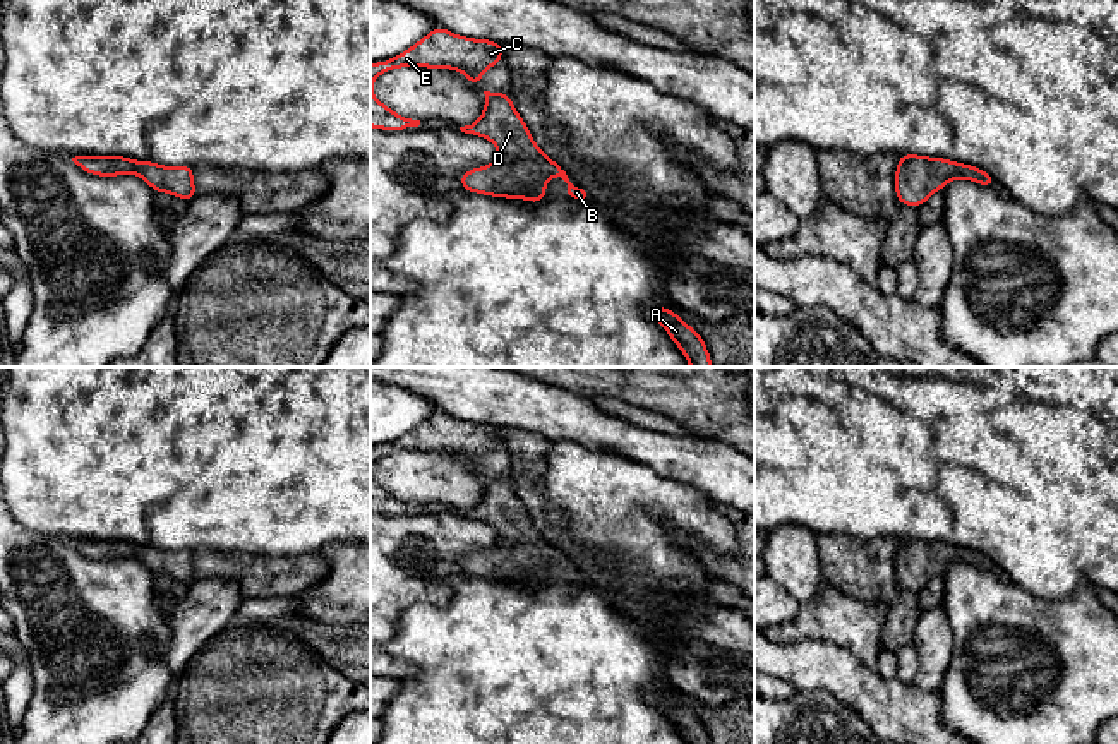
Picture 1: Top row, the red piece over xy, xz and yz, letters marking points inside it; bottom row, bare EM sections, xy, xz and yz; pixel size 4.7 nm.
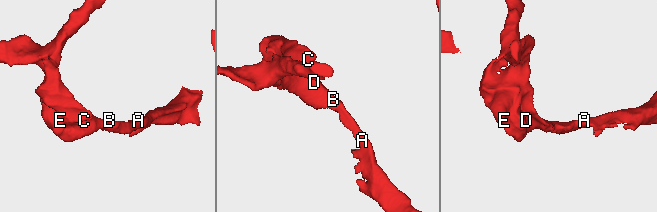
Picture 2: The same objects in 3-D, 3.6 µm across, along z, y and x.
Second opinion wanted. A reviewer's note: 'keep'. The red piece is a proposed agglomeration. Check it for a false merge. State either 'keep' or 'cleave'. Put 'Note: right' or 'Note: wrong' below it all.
keep
Note: right

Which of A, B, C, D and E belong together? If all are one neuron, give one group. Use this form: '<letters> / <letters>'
A B C D E

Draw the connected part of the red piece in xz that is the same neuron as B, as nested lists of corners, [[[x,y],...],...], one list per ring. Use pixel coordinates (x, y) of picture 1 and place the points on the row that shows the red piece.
[[[484,91],[484,94],[485,106],[480,118],[460,130],[489,139],[497,147],[497,158],[492,165],[463,171],[461,189],[511,201],[523,197],[537,204],[547,197],[545,183],[552,177],[561,177],[571,197],[585,199],[586,192],[574,187],[561,165],[535,144],[509,93]]]

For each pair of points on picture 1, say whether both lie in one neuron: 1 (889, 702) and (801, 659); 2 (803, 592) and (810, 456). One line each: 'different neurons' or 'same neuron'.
1: same neuron
2: different neurons

